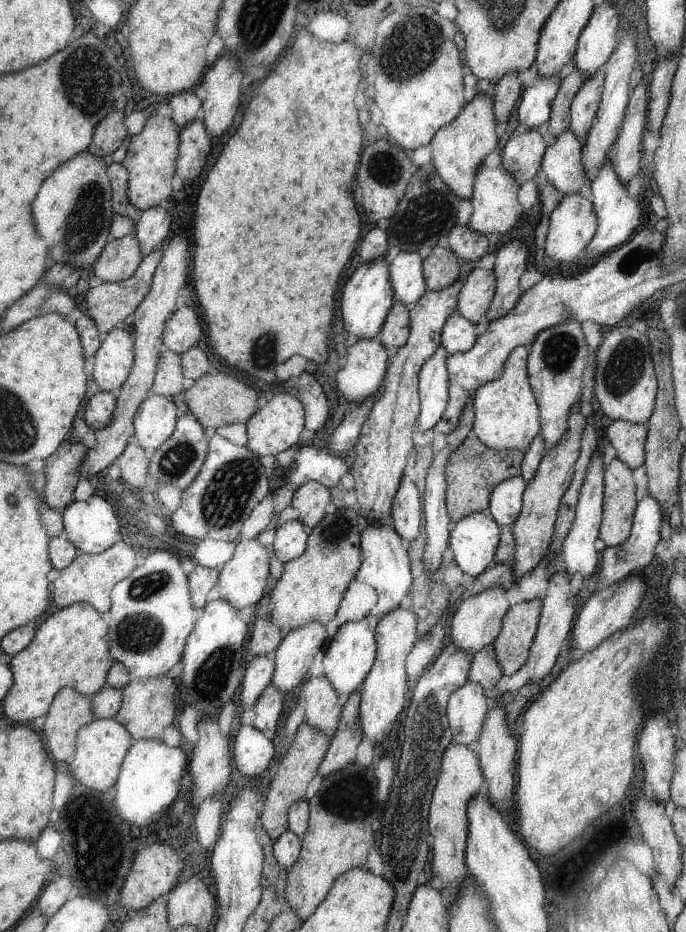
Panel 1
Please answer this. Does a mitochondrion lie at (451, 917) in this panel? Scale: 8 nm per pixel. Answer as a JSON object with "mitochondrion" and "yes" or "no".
{"mitochondrion":"no"}

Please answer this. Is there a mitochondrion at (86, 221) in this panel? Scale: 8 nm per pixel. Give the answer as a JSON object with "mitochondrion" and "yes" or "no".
{"mitochondrion":"yes"}

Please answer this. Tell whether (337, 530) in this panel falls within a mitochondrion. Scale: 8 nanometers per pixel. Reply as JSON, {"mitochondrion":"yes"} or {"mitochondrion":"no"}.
{"mitochondrion":"yes"}

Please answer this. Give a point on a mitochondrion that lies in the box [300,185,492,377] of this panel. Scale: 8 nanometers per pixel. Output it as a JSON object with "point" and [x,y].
{"point":[424,216]}

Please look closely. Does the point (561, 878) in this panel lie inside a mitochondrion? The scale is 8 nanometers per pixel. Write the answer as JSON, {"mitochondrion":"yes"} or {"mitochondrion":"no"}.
{"mitochondrion":"no"}

